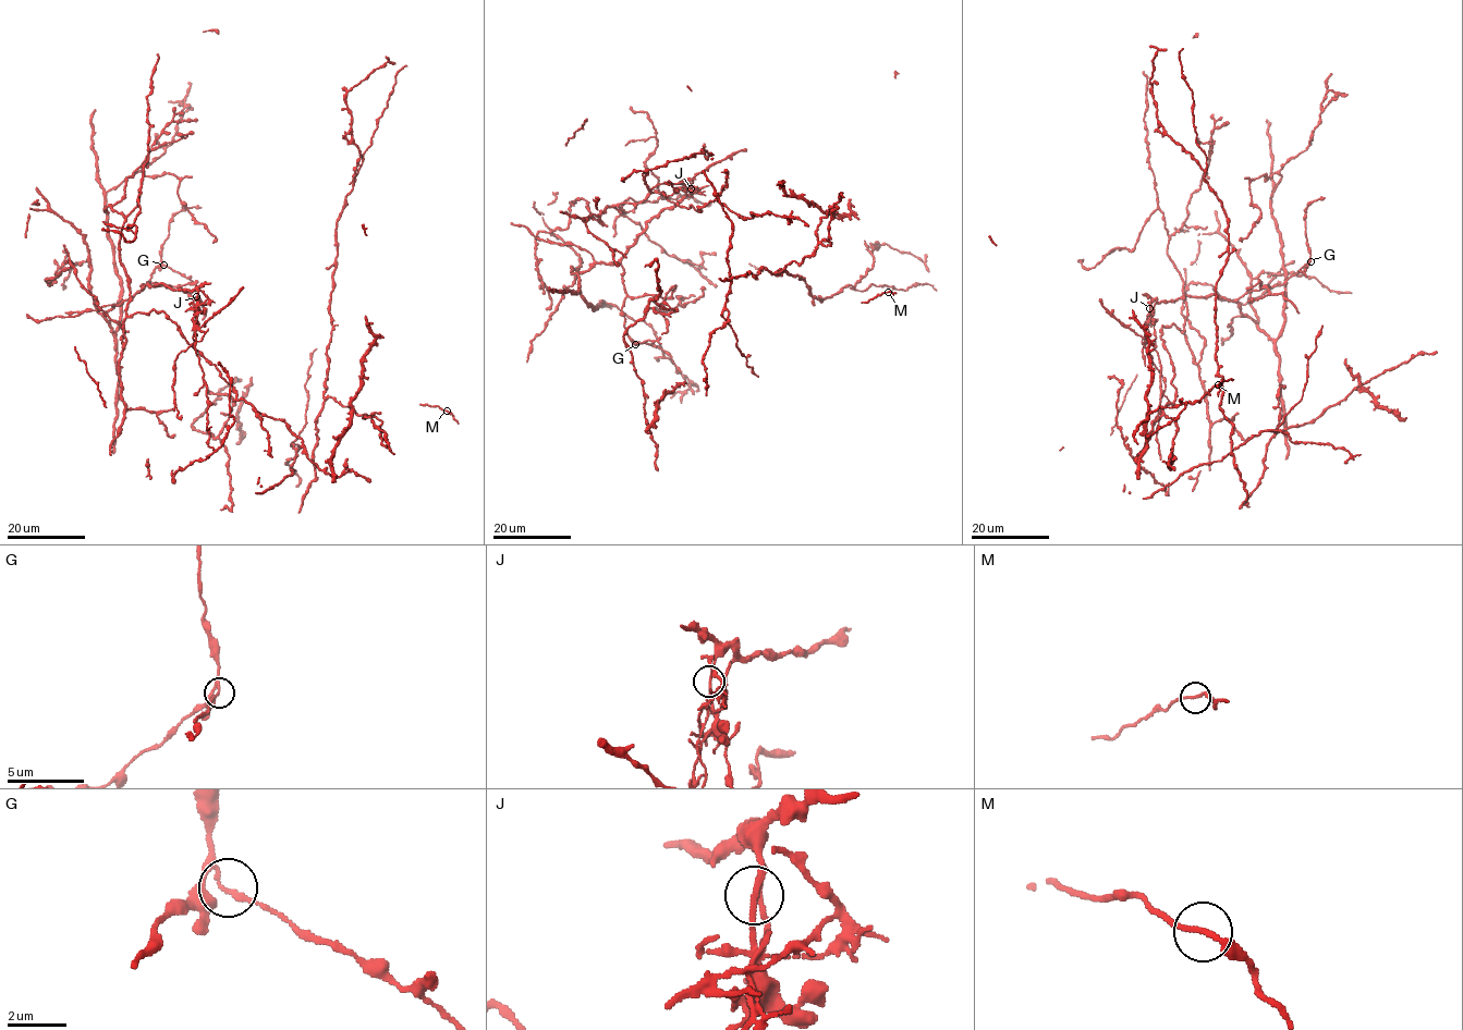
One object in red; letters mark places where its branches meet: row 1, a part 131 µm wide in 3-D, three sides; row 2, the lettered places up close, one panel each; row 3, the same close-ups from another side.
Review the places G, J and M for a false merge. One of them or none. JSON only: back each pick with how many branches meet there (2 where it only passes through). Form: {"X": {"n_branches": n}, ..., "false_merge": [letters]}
{"J": {"n_branches": 2}, "false_merge": ["J"]}

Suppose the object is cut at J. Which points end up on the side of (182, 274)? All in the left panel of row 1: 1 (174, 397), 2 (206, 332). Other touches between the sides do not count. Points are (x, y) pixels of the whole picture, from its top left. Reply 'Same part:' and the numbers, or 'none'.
Same part: none

